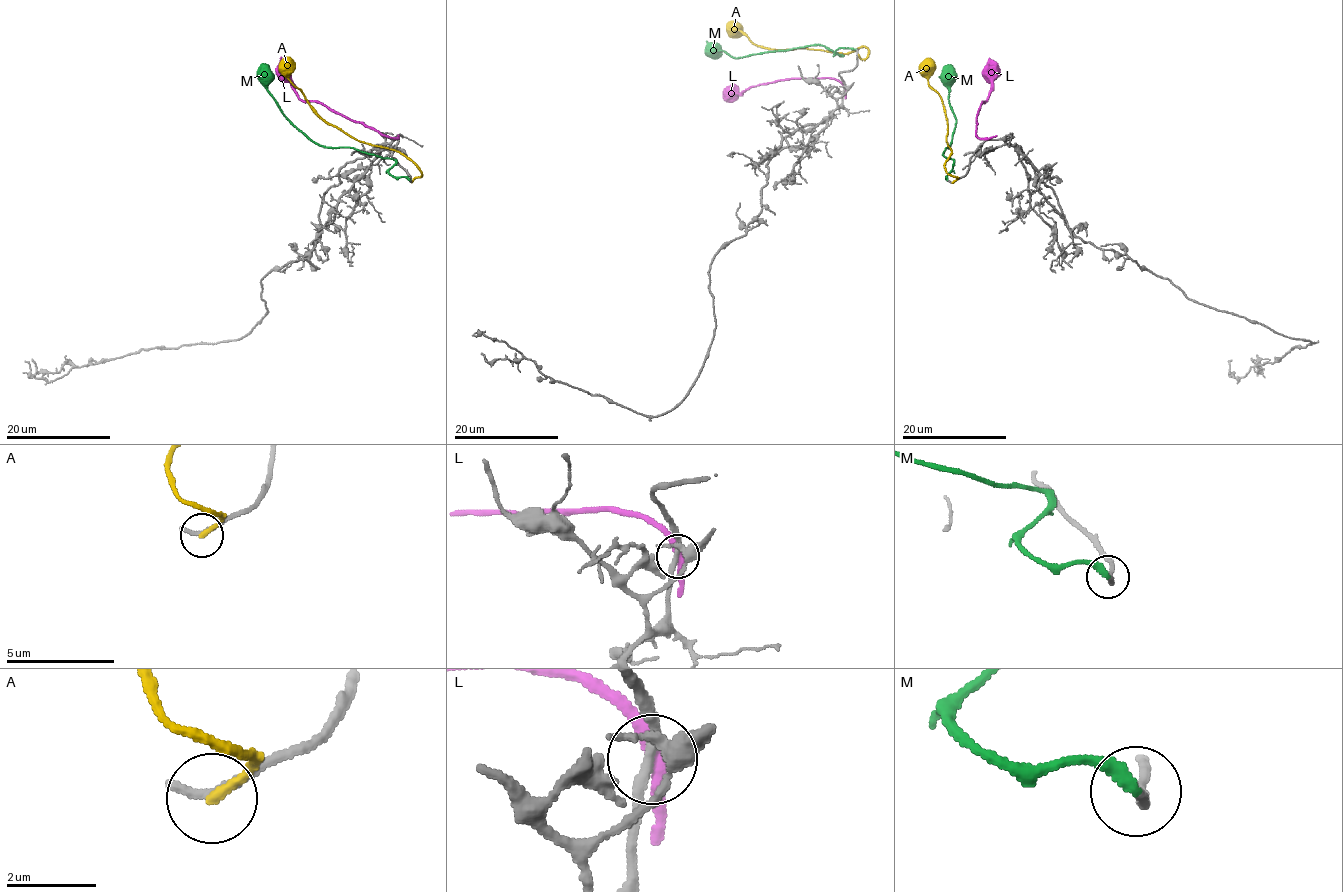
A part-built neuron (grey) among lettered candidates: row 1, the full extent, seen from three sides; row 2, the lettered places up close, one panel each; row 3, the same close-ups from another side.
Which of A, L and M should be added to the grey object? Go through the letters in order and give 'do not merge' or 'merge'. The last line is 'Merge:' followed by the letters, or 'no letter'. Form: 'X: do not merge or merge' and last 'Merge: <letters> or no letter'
A: do not merge
L: do not merge
M: merge
Merge: M

